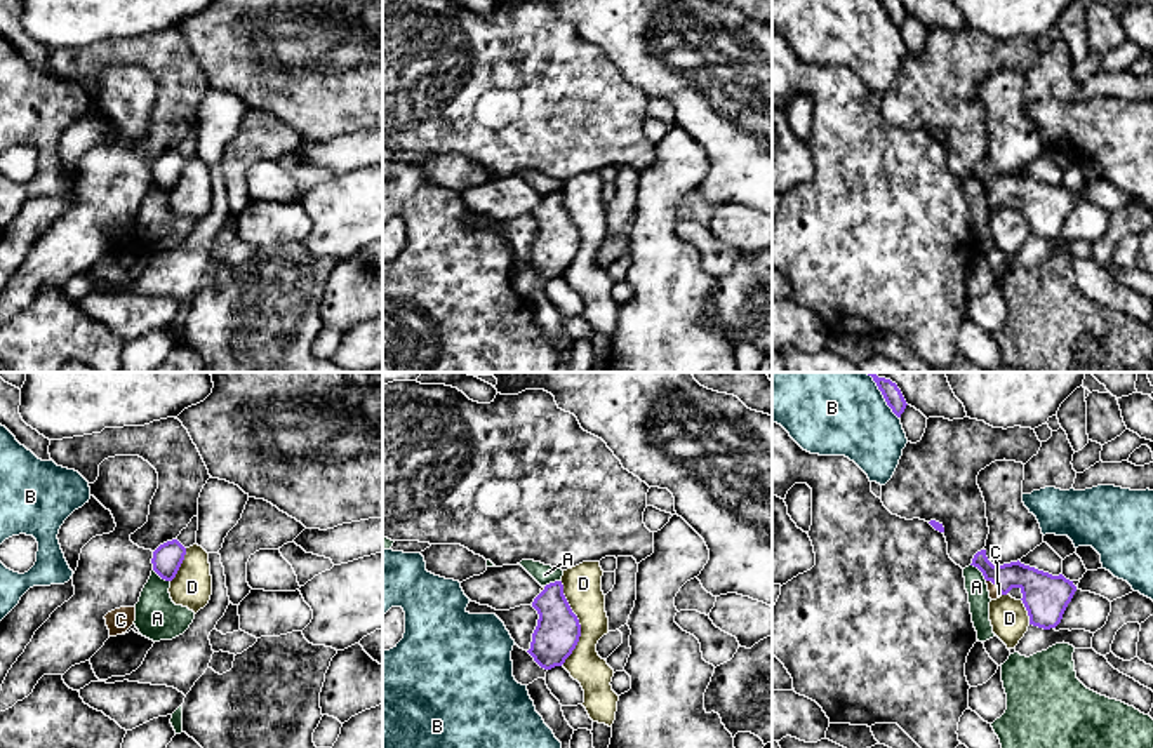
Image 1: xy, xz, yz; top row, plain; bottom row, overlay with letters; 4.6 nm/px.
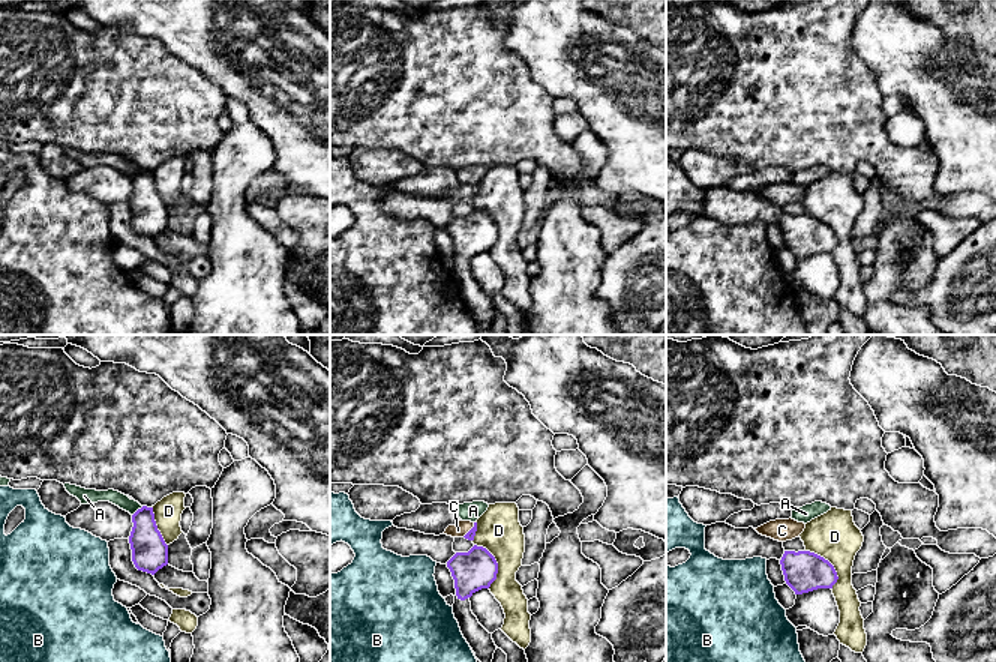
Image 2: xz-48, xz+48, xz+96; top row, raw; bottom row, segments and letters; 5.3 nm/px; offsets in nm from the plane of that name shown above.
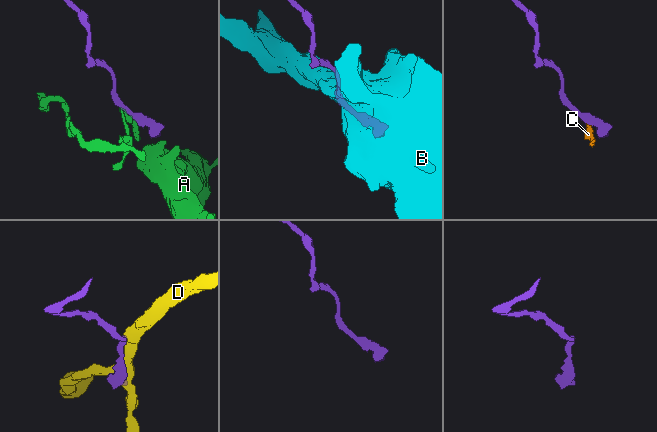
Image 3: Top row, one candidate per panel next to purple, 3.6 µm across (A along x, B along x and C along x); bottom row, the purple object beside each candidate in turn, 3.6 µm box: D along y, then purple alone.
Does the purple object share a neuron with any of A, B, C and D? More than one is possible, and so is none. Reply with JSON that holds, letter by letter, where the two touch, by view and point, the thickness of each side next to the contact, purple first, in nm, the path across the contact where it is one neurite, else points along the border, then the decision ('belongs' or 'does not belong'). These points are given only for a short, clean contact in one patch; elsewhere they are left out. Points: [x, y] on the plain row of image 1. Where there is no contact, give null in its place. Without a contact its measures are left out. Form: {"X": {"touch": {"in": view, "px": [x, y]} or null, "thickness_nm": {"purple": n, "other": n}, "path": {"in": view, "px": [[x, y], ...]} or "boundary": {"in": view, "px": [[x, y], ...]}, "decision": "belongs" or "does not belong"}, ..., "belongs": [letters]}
{"A": {"touch": {"in": "yz", "px": [979, 180]}, "thickness_nm": {"purple": 130, "other": 100}, "boundary": {"in": "yz", "px": [[971, 174], [986, 190]]}, "decision": "does not belong"}, "B": {"touch": {"in": "yz", "px": [887, 14]}, "thickness_nm": {"purple": 90, "other": 320}, "decision": "does not belong"}, "C": {"touch": {"in": "yz", "px": [997, 197]}, "thickness_nm": {"purple": 220, "other": 50}, "path": {"in": "yz", "px": [[1046, 207], [1030, 192], [997, 197], [993, 202]]}, "decision": "belongs"}, "D": {"touch": {"in": "xz", "px": [578, 232]}, "thickness_nm": {"purple": 200, "other": 180}, "decision": "does not belong"}, "belongs": ["C"]}

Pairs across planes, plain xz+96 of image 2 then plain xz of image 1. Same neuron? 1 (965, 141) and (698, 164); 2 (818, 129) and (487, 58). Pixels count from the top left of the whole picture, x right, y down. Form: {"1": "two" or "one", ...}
{"1": "two", "2": "one"}

